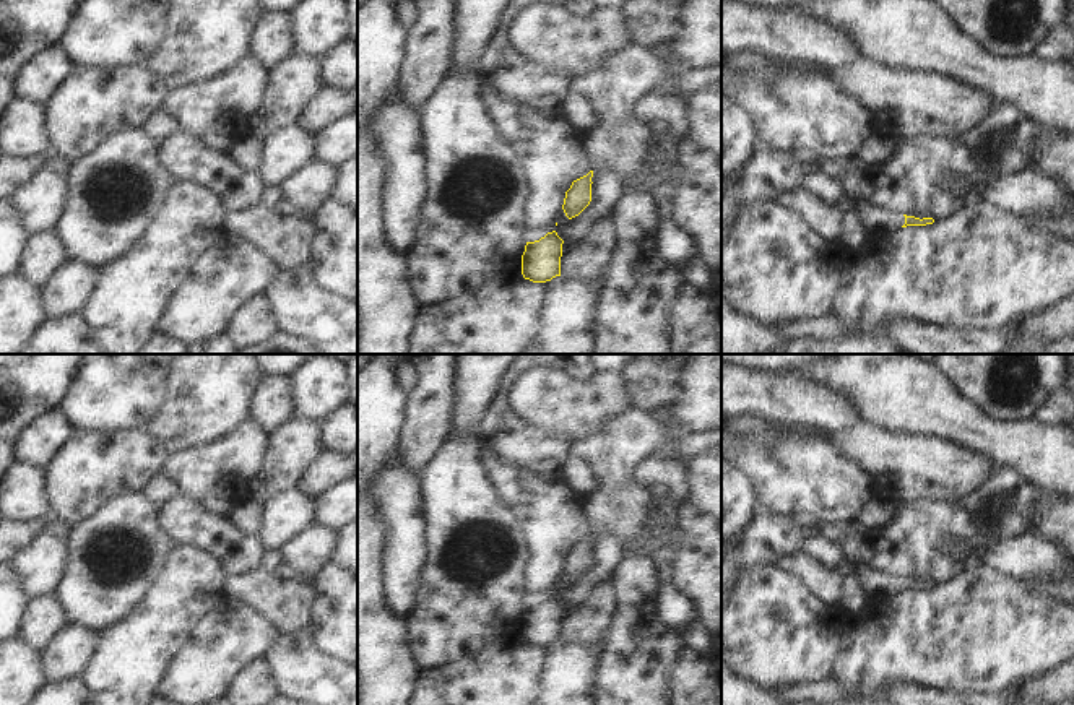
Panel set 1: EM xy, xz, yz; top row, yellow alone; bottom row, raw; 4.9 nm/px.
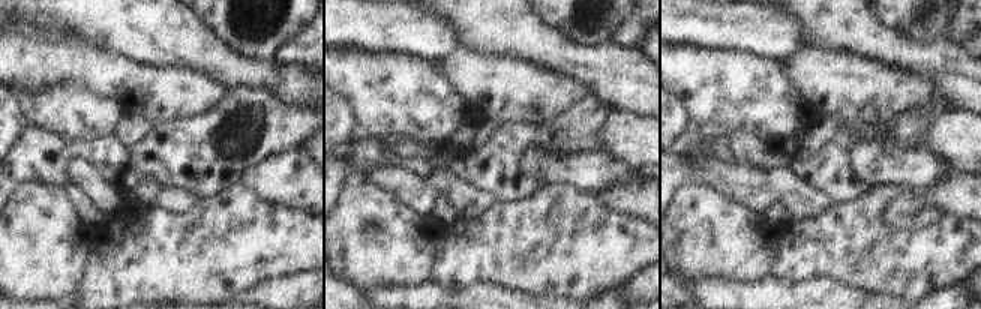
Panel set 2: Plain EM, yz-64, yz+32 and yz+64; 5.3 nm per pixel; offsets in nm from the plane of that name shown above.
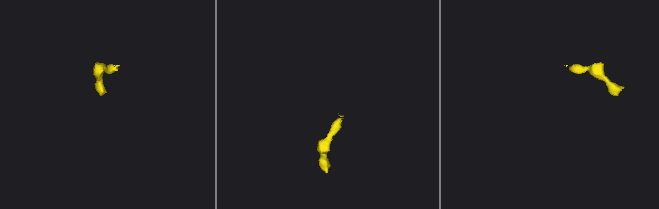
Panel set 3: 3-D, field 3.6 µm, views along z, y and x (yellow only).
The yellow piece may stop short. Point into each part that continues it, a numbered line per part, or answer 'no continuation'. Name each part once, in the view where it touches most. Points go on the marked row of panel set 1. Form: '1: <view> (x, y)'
1: yz (824, 218)

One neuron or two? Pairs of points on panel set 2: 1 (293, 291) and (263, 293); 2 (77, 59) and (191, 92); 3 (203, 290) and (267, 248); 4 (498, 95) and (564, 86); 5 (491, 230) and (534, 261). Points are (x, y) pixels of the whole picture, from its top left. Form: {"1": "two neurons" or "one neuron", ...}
{"1": "one neuron", "2": "one neuron", "3": "one neuron", "4": "one neuron", "5": "one neuron"}

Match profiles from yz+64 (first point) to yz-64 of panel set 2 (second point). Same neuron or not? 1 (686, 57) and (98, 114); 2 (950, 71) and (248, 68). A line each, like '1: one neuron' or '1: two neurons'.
1: one neuron
2: one neuron

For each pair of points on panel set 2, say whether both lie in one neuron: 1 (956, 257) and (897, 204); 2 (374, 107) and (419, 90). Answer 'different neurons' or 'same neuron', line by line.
1: same neuron
2: same neuron

